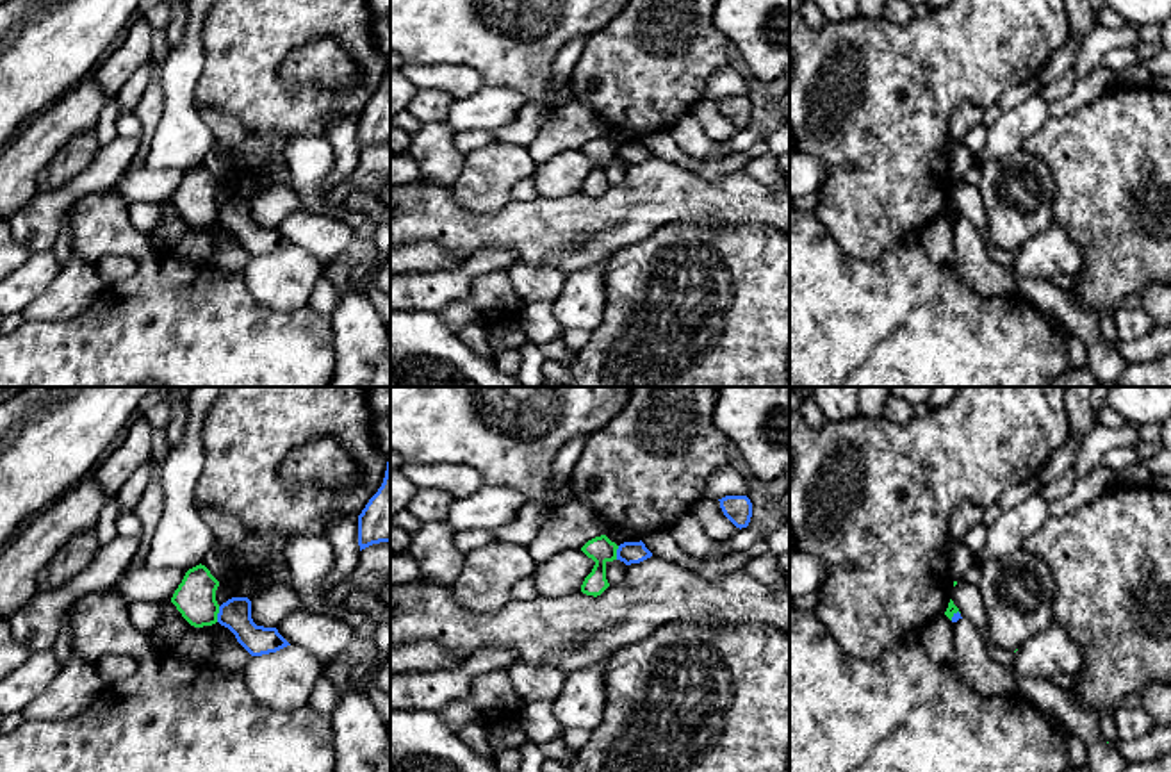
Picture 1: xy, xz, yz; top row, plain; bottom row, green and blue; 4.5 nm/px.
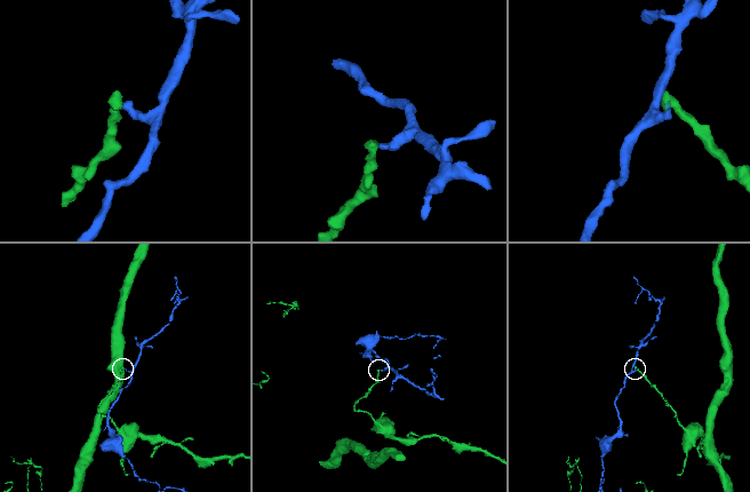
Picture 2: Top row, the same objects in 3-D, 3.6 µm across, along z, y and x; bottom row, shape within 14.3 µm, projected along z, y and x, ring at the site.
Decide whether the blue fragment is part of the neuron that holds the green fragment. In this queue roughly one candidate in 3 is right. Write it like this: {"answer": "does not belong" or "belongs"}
{"answer": "does not belong"}

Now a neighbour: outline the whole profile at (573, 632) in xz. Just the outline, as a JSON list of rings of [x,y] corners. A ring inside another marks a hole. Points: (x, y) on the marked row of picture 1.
[[[656,556],[627,565],[626,578],[597,597],[577,590],[560,597],[510,599],[501,610],[487,613],[458,604],[451,585],[412,581],[390,587],[390,644],[431,640],[454,654],[512,649],[517,661],[556,667],[561,674],[599,663],[649,638],[665,624],[702,619],[761,622],[786,631],[790,629],[790,588],[770,590],[743,569],[711,581],[692,569]]]

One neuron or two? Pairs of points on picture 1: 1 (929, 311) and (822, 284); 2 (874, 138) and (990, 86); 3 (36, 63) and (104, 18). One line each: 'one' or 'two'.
1: one
2: one
3: one

